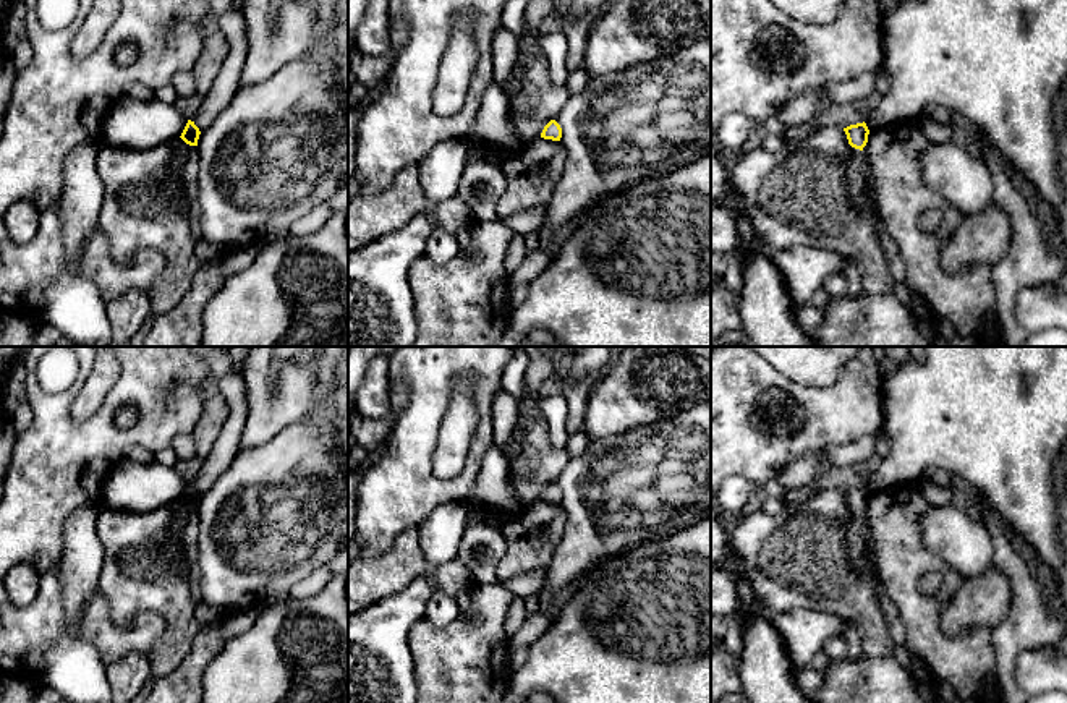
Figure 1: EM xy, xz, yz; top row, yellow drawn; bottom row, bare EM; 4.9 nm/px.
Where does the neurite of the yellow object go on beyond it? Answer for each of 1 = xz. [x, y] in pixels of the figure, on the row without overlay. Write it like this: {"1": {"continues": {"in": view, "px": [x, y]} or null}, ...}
{"1": {"continues": null}}

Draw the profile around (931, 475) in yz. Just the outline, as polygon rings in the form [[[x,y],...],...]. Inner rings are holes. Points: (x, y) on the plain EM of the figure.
[[[928,468],[925,473],[923,473],[923,479],[921,483],[928,484],[928,483],[936,483],[939,486],[944,486],[944,488],[950,488],[952,483],[954,483],[954,478],[942,471],[942,470],[937,470],[937,468]]]

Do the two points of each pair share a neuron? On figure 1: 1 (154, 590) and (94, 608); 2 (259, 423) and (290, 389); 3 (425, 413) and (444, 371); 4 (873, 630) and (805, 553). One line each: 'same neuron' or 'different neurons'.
1: different neurons
2: same neuron
3: same neuron
4: same neuron

